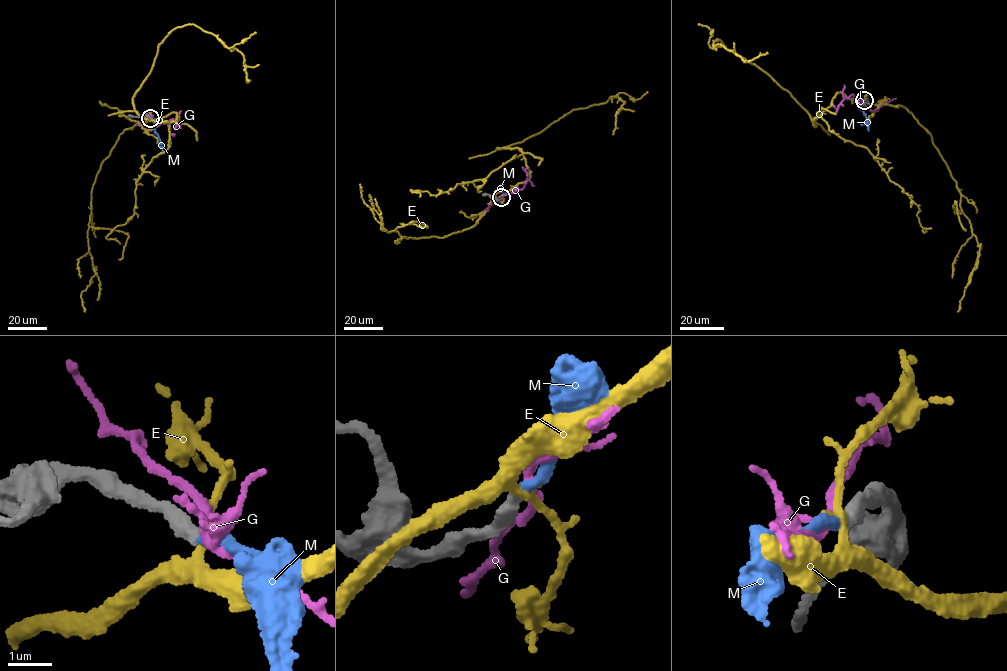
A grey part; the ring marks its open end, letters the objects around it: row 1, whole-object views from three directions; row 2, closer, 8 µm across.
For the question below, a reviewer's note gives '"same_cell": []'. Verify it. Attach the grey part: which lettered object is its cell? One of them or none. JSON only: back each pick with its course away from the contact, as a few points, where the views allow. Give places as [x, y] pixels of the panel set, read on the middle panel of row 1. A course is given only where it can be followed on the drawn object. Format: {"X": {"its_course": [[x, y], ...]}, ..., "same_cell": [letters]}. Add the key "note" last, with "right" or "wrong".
{"same_cell": ["M"], "note": "wrong"}

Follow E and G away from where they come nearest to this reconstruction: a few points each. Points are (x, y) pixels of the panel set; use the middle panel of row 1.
E: (501, 197), (530, 174), (523, 152), (498, 148), (521, 142), (574, 109), (611, 96), (625, 102), (612, 134)
G: (502, 198), (507, 194), (490, 203), (476, 225)

